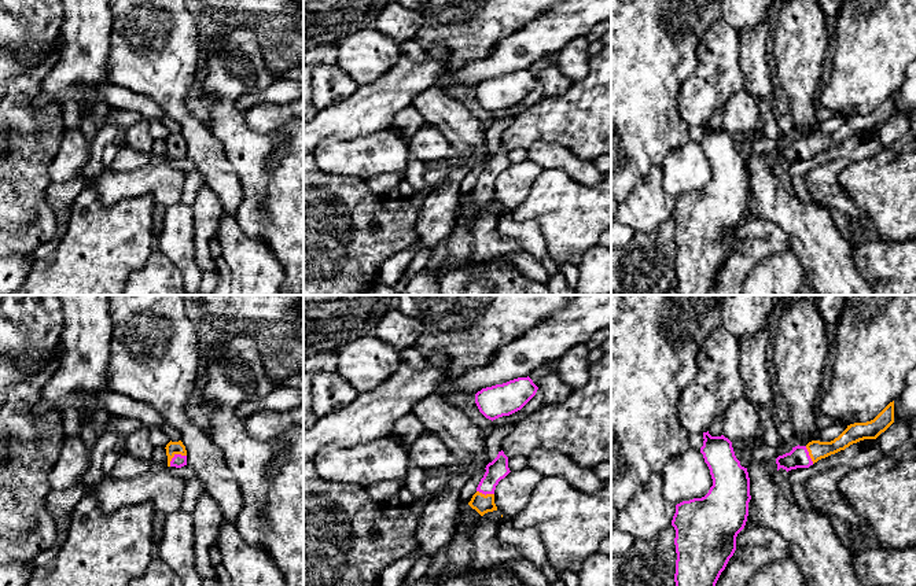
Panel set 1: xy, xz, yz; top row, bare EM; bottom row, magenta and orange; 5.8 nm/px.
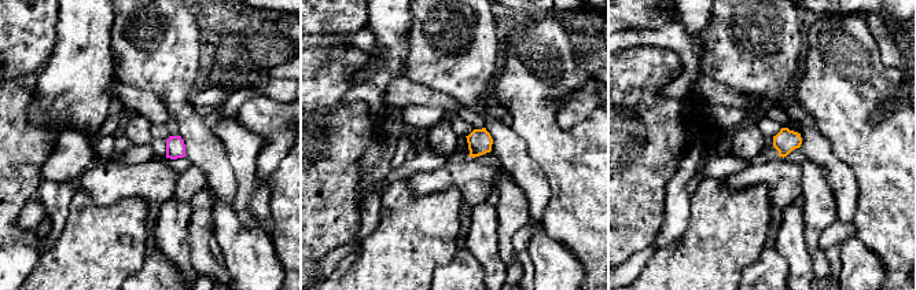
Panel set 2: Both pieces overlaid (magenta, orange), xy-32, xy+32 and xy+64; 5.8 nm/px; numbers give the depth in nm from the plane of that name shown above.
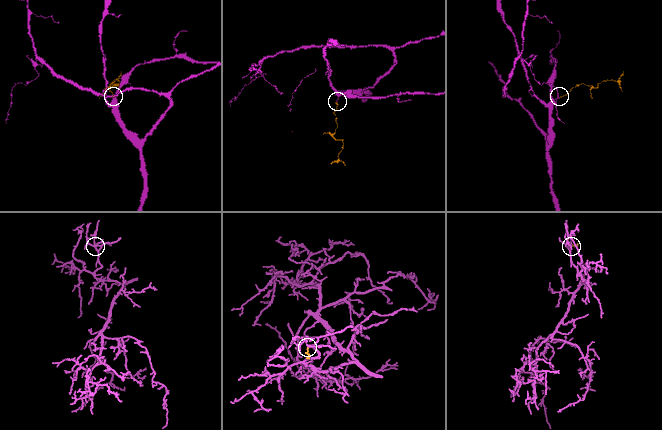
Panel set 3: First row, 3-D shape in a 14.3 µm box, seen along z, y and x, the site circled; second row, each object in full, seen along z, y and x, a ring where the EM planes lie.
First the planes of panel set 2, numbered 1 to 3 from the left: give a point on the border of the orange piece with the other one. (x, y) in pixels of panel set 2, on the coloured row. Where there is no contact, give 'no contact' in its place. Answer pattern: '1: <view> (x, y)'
1: no contact
2: no contact
3: no contact

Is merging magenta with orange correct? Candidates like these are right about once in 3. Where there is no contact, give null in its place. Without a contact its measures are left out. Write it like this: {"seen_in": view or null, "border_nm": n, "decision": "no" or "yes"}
{"seen_in": "xy", "border_nm": 120, "decision": "yes"}

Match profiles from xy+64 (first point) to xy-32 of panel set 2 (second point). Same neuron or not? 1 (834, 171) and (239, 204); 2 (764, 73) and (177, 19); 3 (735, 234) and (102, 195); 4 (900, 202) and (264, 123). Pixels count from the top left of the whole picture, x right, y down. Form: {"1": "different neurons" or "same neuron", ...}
{"1": "different neurons", "2": "same neuron", "3": "different neurons", "4": "different neurons"}

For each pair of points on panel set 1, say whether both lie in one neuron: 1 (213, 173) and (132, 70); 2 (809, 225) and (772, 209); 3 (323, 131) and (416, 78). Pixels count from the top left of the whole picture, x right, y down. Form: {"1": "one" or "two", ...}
{"1": "one", "2": "one", "3": "one"}

